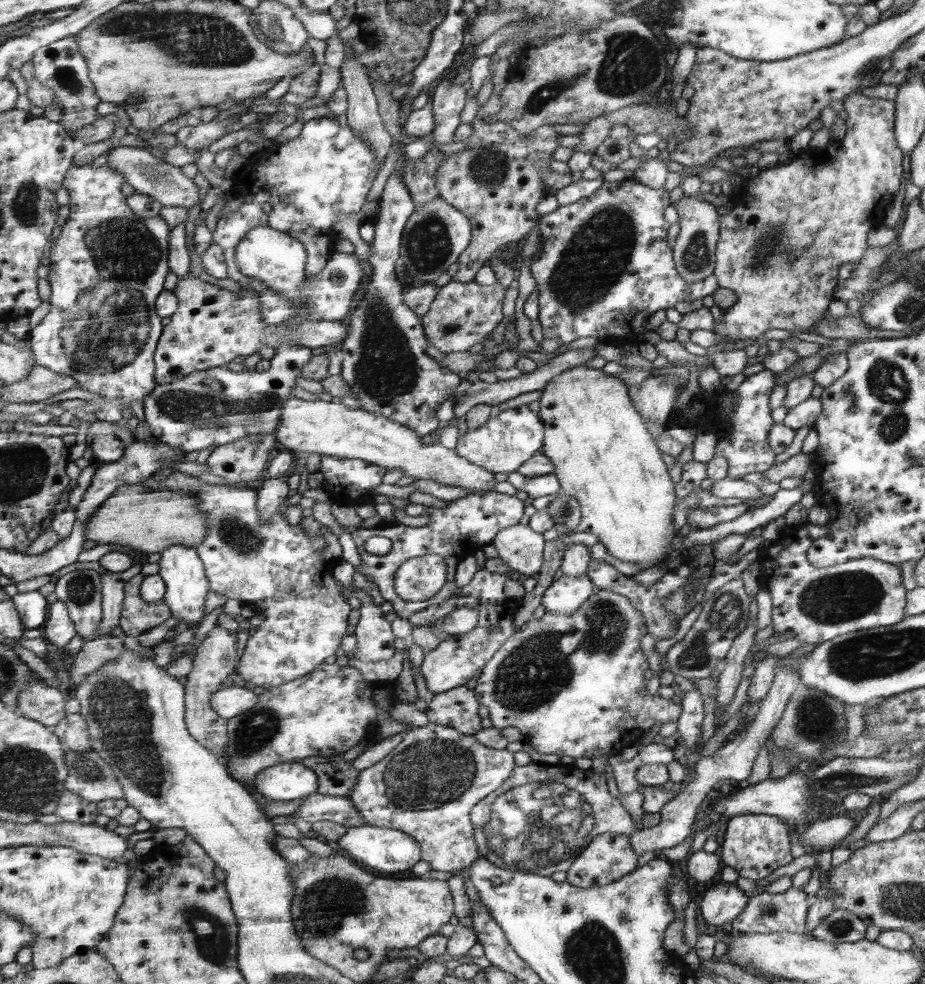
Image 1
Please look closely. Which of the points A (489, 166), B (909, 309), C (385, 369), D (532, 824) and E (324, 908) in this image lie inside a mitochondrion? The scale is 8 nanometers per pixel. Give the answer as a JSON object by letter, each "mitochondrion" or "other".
{"A":"mitochondrion","B":"mitochondrion","C":"mitochondrion","D":"mitochondrion","E":"mitochondrion"}

